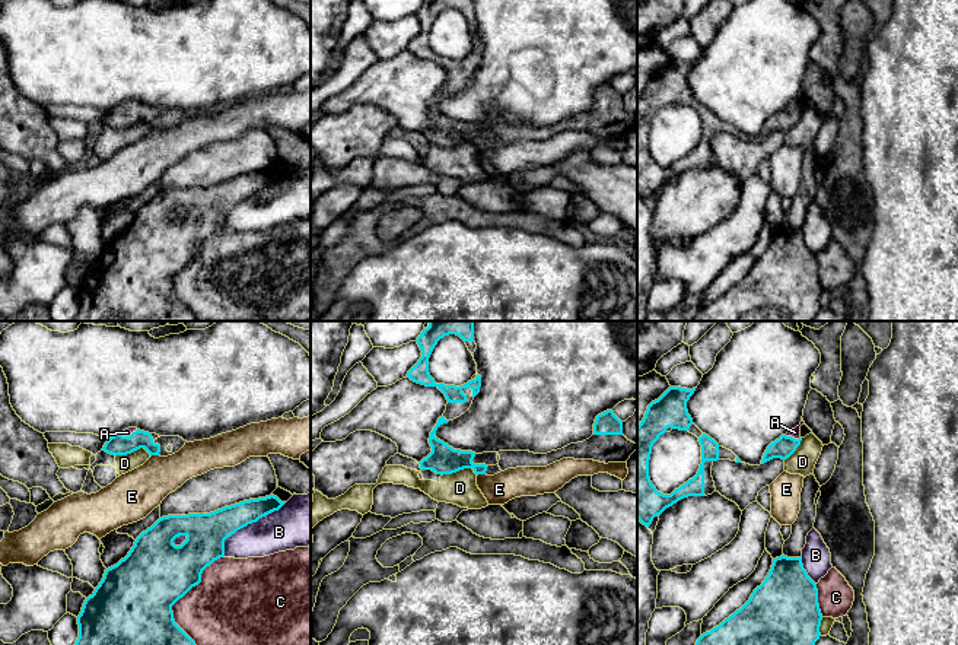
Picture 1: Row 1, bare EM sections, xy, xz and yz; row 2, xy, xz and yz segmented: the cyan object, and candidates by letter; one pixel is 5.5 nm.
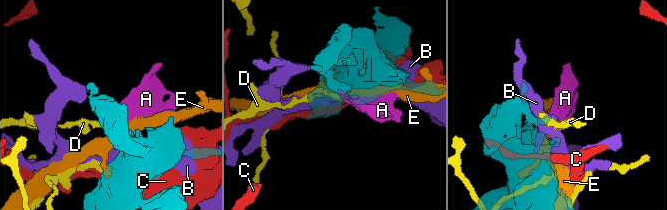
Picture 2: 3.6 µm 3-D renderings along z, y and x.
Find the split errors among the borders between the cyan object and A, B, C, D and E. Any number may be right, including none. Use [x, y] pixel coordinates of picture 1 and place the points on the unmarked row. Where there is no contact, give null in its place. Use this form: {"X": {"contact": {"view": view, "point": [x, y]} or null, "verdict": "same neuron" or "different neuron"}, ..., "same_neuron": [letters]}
{"A": {"contact": {"view": "yz", "point": [791, 110]}, "verdict": "same neuron"}, "B": {"contact": {"view": "xy", "point": [248, 196]}, "verdict": "different neuron"}, "C": {"contact": {"view": "xy", "point": [181, 270]}, "verdict": "different neuron"}, "D": {"contact": {"view": "xy", "point": [133, 124]}, "verdict": "different neuron"}, "E": {"contact": {"view": "xy", "point": [153, 127]}, "verdict": "different neuron"}, "same_neuron": ["A"]}

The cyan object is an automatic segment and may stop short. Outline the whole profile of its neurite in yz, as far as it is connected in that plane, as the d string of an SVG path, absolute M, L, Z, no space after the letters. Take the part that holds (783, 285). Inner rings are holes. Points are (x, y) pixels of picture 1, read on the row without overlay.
M782 228L749 273L710 305L703 306L694 321L814 321L819 312L822 287L817 257L808 250L801 231Z

